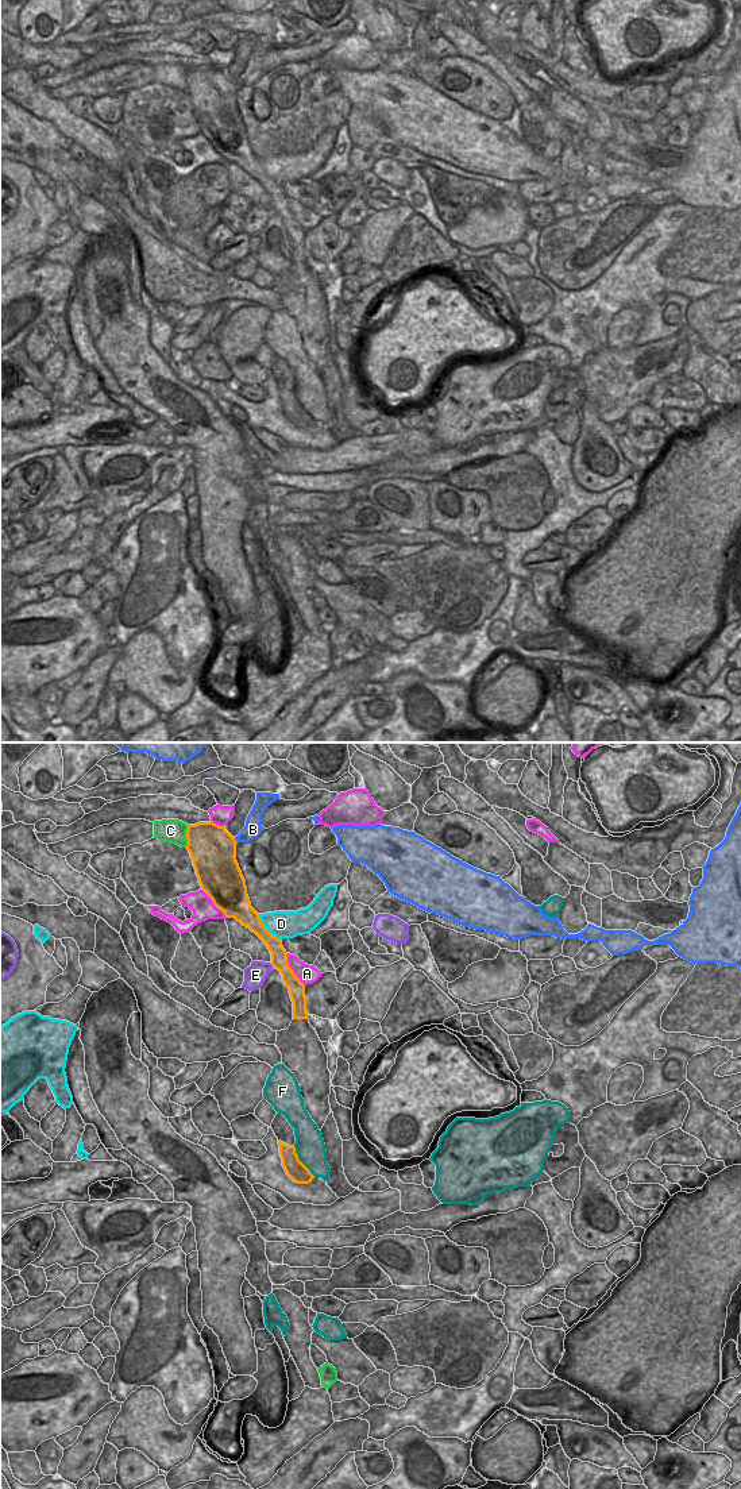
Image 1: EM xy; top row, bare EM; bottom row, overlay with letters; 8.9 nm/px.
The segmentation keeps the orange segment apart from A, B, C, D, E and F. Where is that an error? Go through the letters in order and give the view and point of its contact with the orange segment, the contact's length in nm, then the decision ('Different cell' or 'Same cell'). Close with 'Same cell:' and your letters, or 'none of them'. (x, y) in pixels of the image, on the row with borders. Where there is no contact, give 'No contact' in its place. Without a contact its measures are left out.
A: Touches orange at xy (292, 969). Shared border 340 nm. Different cell
B: Touches orange at xy (235, 840). Shared border 70 nm. Different cell
C: Touches orange at xy (186, 836). Shared border 200 nm. Different cell
D: Touches orange at xy (266, 929). Shared border 320 nm. Different cell
E: Touches orange at xy (271, 964). Shared border 60 nm. Different cell
F: Touches orange at xy (300, 1161). Shared border 340 nm. Different cell
Same cell: none of them

